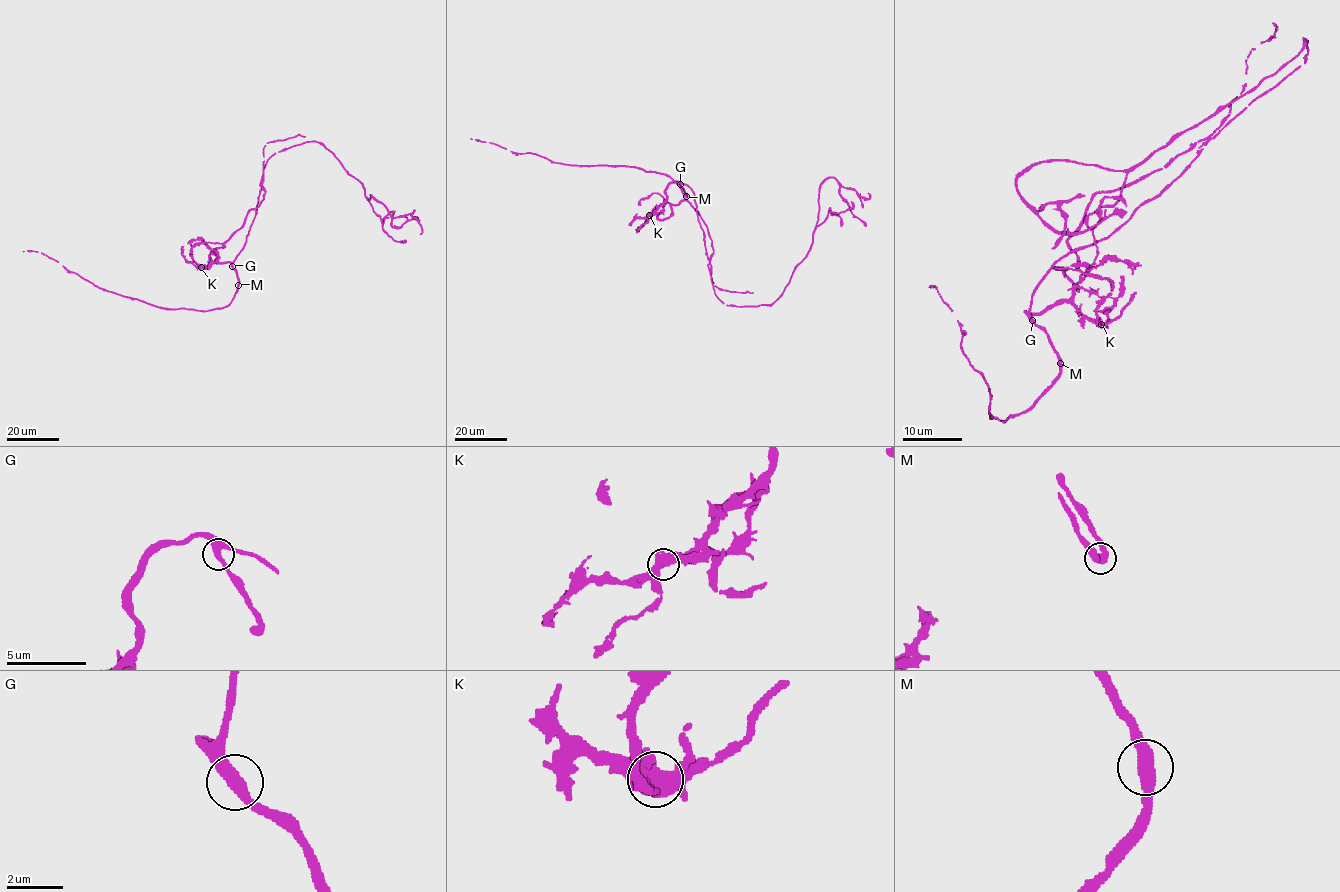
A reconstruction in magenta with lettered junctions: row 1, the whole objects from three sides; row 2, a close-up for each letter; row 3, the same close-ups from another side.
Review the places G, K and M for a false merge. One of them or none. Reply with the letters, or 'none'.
K

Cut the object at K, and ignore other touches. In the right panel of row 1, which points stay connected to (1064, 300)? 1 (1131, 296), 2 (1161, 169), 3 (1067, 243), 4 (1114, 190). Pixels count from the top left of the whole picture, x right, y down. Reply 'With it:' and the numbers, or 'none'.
With it: none

